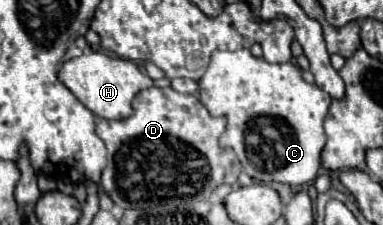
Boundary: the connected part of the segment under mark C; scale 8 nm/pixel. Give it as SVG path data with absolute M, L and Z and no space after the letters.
M238 49L238 51L214 51L212 53L212 61L204 73L204 77L200 79L200 99L204 103L204 107L210 111L210 115L224 115L228 119L228 125L226 125L226 133L222 135L222 145L224 147L232 147L244 167L244 171L258 183L272 183L272 181L282 181L282 183L288 183L292 187L298 187L298 185L304 185L304 183L310 183L316 179L318 175L318 169L322 165L320 161L320 155L322 155L322 149L326 145L326 133L324 133L324 117L328 115L328 109L330 109L330 103L332 103L332 97L322 91L318 85L308 85L304 79L302 79L302 71L294 65L294 63L282 63L282 65L272 65L268 61L264 61L264 57L254 57L250 53L250 49Z

